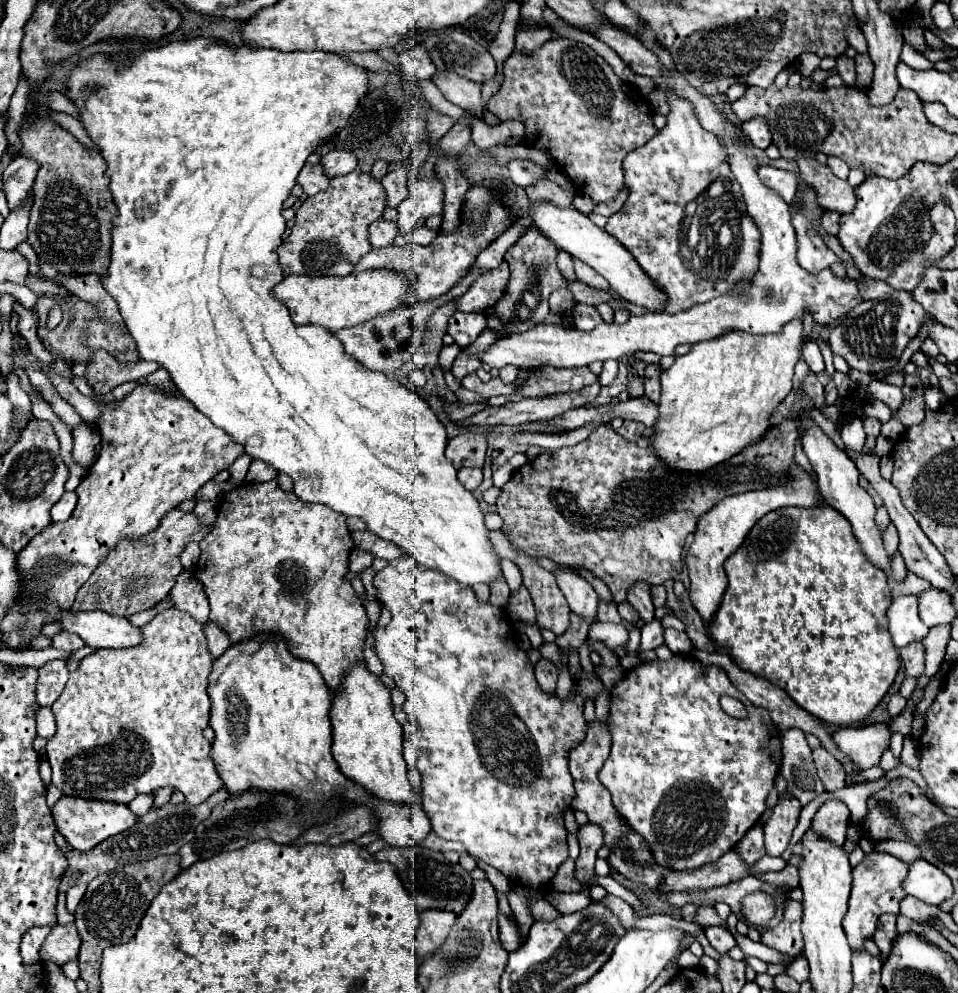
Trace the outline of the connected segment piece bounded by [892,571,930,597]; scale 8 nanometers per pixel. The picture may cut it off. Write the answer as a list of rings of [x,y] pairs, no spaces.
[[[906,571],[906,577],[894,585],[892,589],[892,595],[898,597],[898,595],[918,595],[922,589],[928,589],[930,583],[918,575],[914,575],[912,571]]]

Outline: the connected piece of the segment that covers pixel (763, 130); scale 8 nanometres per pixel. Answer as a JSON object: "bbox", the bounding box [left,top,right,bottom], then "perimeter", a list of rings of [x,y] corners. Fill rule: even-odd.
{"bbox":[742,117,772,149],"perimeter":[[[760,117],[756,119],[750,119],[748,123],[742,123],[742,131],[744,135],[750,139],[750,143],[758,149],[766,149],[772,139],[770,139],[770,131],[768,131],[768,123]]]}

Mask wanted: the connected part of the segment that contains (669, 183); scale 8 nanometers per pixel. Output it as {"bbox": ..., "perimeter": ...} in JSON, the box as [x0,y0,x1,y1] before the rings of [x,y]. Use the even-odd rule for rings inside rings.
{"bbox":[606,89,760,315],"perimeter":[[[672,89],[664,93],[670,105],[668,123],[652,141],[624,159],[624,183],[630,195],[624,207],[608,219],[606,231],[634,255],[642,271],[668,297],[664,313],[672,315],[730,291],[742,275],[752,277],[758,267],[760,229],[744,211],[740,183],[728,167],[720,137],[700,127],[692,103],[680,99]],[[690,201],[696,203],[700,221],[696,251],[686,247],[682,231],[684,209]]]}

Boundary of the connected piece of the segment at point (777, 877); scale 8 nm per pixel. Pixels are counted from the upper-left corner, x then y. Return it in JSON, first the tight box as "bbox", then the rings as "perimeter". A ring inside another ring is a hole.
{"bbox":[762,865,799,888],"perimeter":[[[786,865],[778,873],[764,873],[762,881],[770,885],[792,885],[792,888],[796,888],[799,885],[798,869],[794,865]]]}

